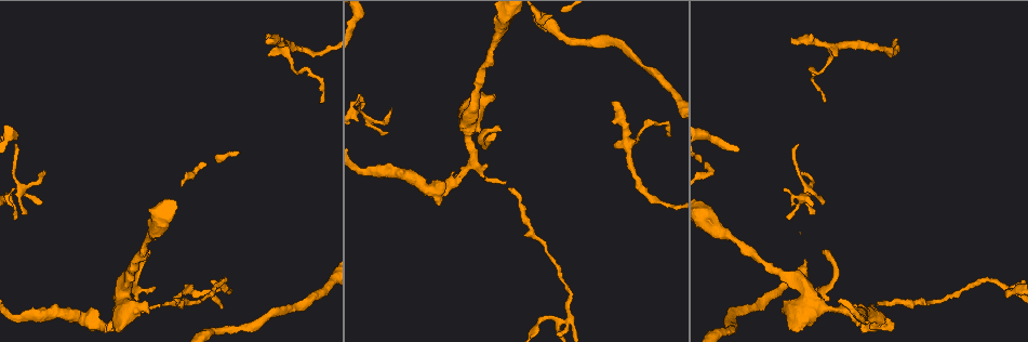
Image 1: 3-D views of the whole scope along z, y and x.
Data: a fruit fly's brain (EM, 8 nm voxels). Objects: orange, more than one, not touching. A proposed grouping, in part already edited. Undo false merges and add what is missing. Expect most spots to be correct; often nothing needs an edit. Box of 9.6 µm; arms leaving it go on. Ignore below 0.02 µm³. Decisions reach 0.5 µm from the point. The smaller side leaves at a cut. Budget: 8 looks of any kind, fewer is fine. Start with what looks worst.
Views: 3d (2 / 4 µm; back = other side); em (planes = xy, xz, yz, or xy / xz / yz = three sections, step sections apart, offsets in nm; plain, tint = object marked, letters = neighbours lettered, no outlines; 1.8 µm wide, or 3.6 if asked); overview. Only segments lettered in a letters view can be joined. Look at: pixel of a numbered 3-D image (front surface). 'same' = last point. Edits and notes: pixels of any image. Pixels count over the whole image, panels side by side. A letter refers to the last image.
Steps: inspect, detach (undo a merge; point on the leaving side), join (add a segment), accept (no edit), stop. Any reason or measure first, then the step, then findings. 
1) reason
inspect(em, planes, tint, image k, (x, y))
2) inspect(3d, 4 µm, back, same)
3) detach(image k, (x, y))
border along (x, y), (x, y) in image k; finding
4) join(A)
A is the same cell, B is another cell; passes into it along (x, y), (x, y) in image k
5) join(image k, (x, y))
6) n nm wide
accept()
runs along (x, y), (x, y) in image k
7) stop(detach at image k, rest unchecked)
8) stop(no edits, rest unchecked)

an open end
inspect(3d, 4 µm, image 1, (361, 95))

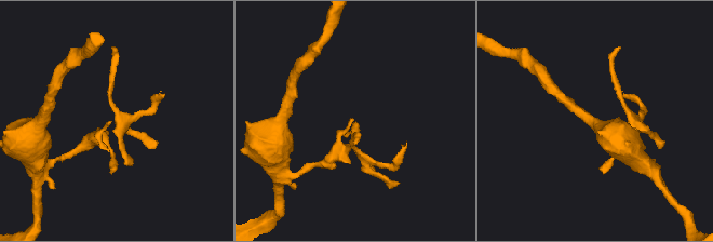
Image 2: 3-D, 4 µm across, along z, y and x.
need the tissue
inspect(em, yz, step 16, letters, image 2, (353, 120))

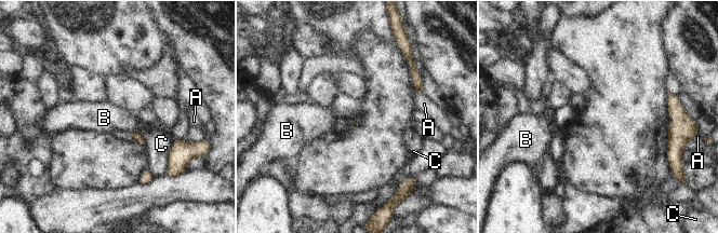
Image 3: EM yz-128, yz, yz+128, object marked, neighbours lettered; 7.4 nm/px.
C touches over 260 nm
accept()
A, B and C are other cells; none of them fits

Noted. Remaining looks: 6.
side arm on a straight run
inspect(em, planes, plain, image 1, (1011, 287))

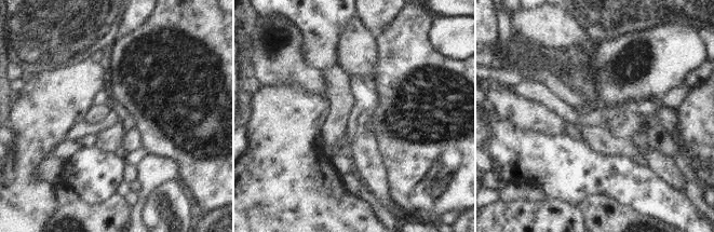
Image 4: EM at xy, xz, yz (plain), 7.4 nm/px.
where the object lies
inspect(em, planes, tint, same)

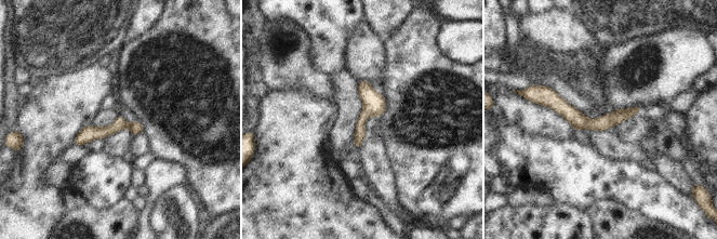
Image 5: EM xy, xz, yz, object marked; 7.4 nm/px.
inspect(em, planes, letters, same)

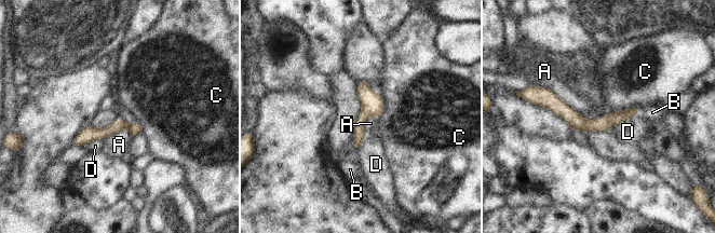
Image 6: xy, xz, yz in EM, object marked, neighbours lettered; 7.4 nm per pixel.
accept()
A, B, C and D are other cells; border along (536, 85), (550, 87), (581, 113) in image 6; continuous, no second neuron

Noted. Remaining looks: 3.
an open end
inspect(em, planes, letters, image 1, (612, 101))

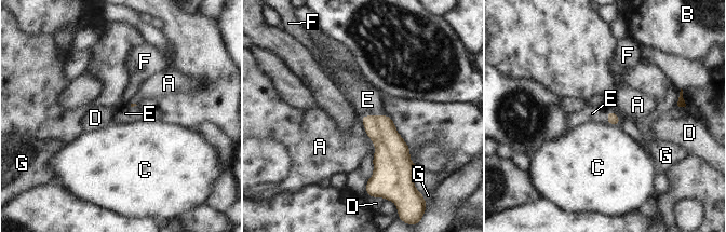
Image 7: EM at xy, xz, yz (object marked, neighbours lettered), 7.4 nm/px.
join(E)
E is the same cell, A, B, C, D, F and G are other cells; passes into it along (388, 144), (372, 116), (367, 99) in image 7; the neuron continues

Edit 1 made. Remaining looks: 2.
stop(join at image 7, rest unchecked)

